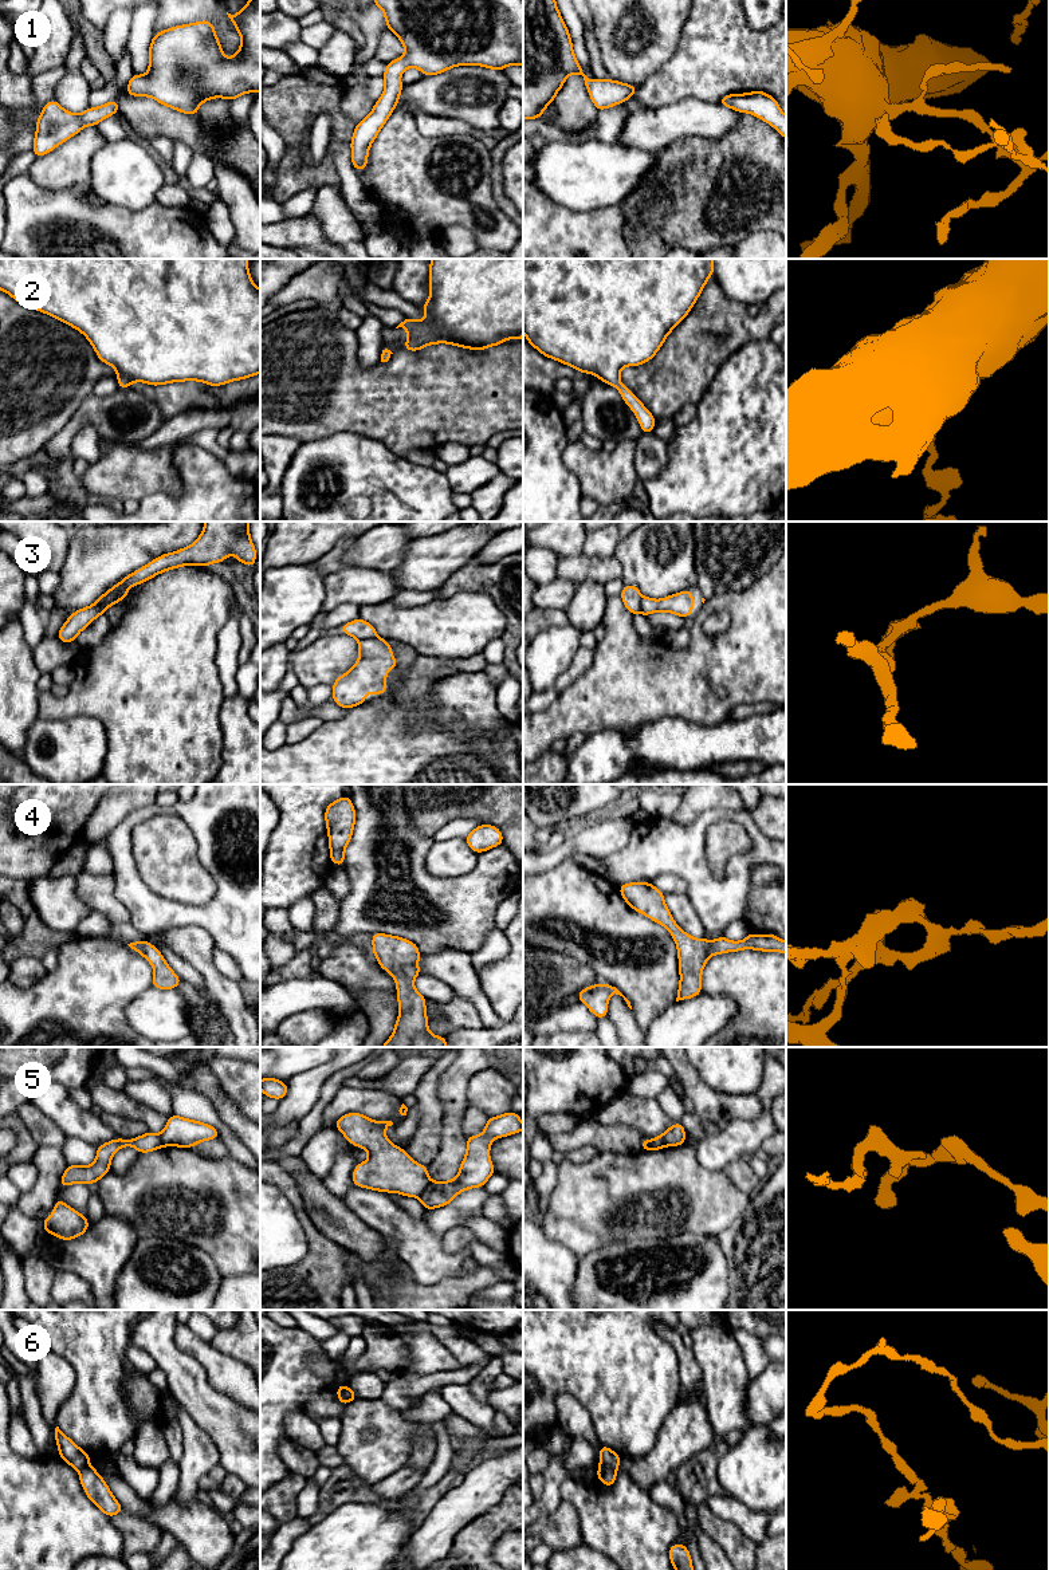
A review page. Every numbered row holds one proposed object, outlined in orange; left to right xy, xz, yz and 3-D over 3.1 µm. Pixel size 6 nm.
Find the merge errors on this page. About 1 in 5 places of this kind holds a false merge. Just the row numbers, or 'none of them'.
3, 5, 6

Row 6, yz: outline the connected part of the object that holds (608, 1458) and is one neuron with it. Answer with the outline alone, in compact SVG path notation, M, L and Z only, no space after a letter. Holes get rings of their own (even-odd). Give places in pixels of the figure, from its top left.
M606 1445L600 1447L600 1468L618 1469L621 1456L608 1448Z

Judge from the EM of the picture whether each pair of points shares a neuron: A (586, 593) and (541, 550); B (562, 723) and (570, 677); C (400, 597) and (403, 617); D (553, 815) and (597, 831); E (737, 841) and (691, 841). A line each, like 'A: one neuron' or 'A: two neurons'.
A: one neuron
B: two neurons
C: two neurons
D: two neurons
E: two neurons

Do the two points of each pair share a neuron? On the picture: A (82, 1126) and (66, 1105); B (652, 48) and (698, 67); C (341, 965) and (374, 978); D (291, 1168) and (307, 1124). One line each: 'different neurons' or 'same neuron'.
A: same neuron
B: different neurons
C: same neuron
D: different neurons

